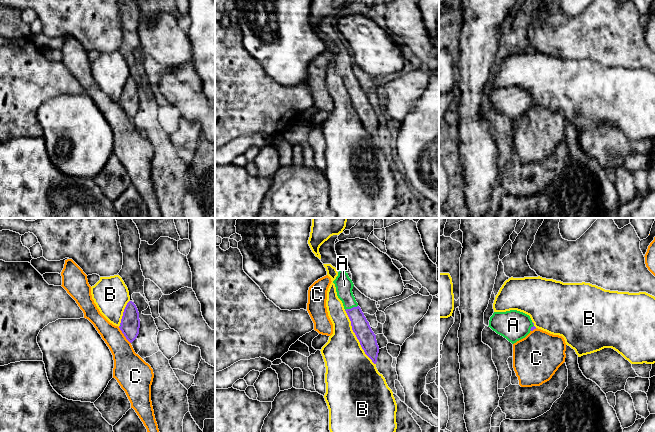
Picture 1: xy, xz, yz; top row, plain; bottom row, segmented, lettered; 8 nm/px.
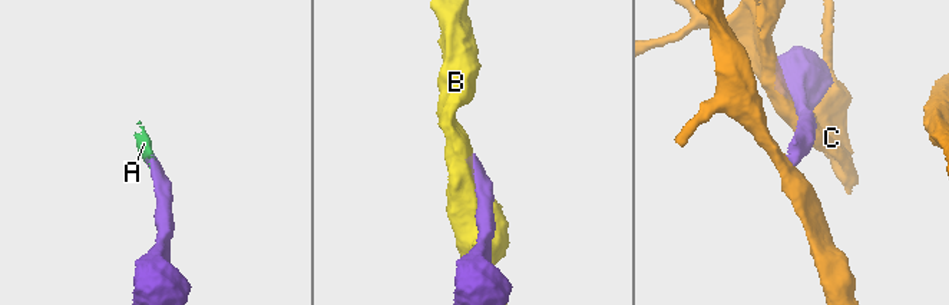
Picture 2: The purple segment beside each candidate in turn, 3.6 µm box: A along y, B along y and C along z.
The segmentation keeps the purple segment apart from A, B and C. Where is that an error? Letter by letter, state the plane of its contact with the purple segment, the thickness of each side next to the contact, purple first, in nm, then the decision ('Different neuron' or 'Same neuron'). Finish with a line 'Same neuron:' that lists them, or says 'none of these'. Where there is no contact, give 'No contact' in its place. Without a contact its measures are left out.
A: Touches purple in xz. Thickness 140 nm (purple) against 140 nm. Same neuron
B: Touches purple in xz. Thickness 140 nm (purple) against 340 nm. Different neuron
C: Touches purple in xy. Thickness 160 nm (purple) against 240 nm. Different neuron
Same neuron: A

